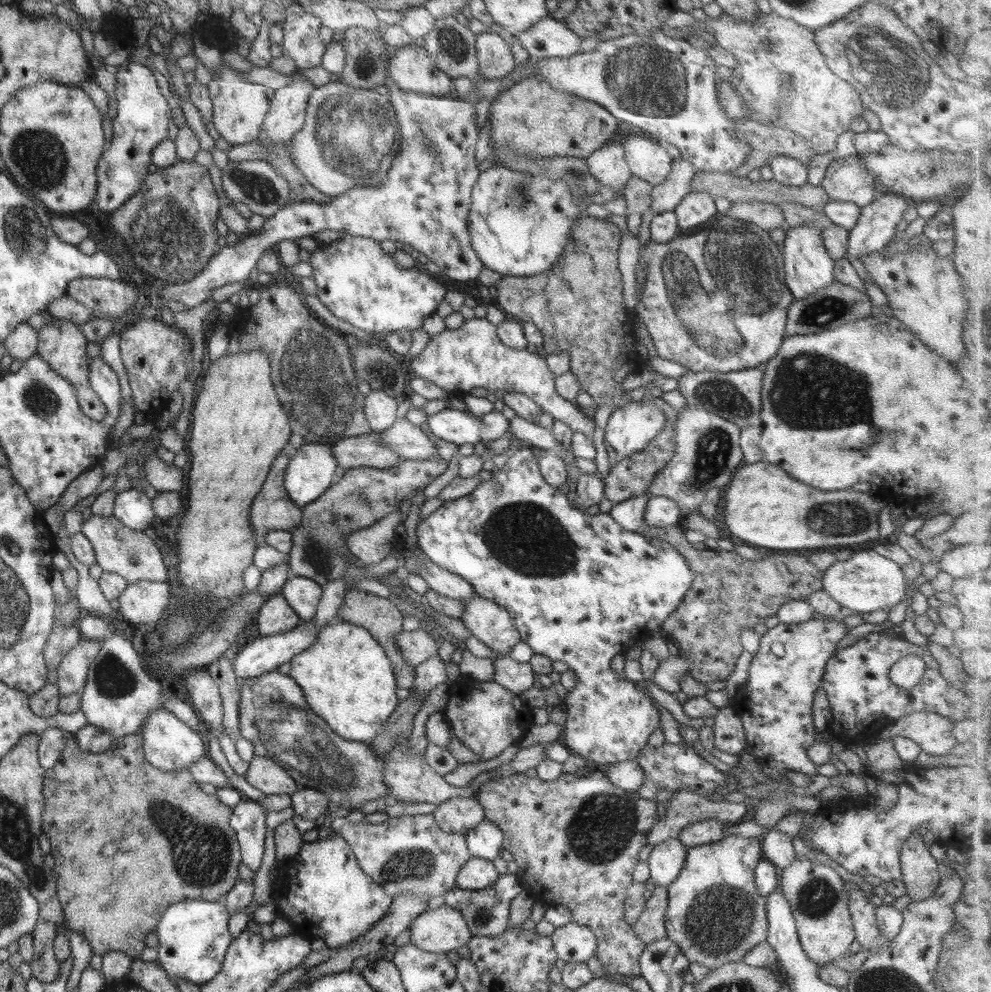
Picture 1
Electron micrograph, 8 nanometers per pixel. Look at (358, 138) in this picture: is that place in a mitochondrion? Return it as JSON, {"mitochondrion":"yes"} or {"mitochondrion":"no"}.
{"mitochondrion":"yes"}

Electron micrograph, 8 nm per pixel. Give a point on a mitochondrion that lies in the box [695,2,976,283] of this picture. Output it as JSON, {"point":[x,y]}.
{"point":[891,73]}

